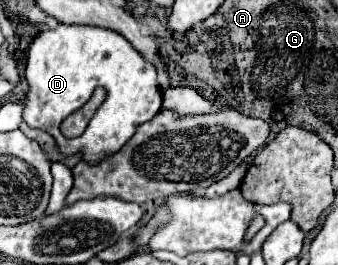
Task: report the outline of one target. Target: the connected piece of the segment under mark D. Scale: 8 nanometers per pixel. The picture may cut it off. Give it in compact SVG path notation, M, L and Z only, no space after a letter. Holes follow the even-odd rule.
M58 24L58 28L54 28L54 30L44 30L30 44L24 78L28 82L28 92L26 92L26 98L22 100L22 104L24 104L22 118L28 122L30 128L48 132L56 140L56 146L64 156L80 154L82 162L88 162L88 164L96 164L96 162L112 156L114 152L118 152L132 138L136 128L144 122L150 122L160 112L160 106L162 106L162 92L156 86L156 68L150 62L144 62L140 52L136 52L132 48L132 44L128 44L126 38L122 38L120 34L106 30L106 28ZM98 86L102 86L106 90L106 98L94 112L84 134L78 138L64 138L60 132L60 122L66 116L70 116L74 110L84 106Z

